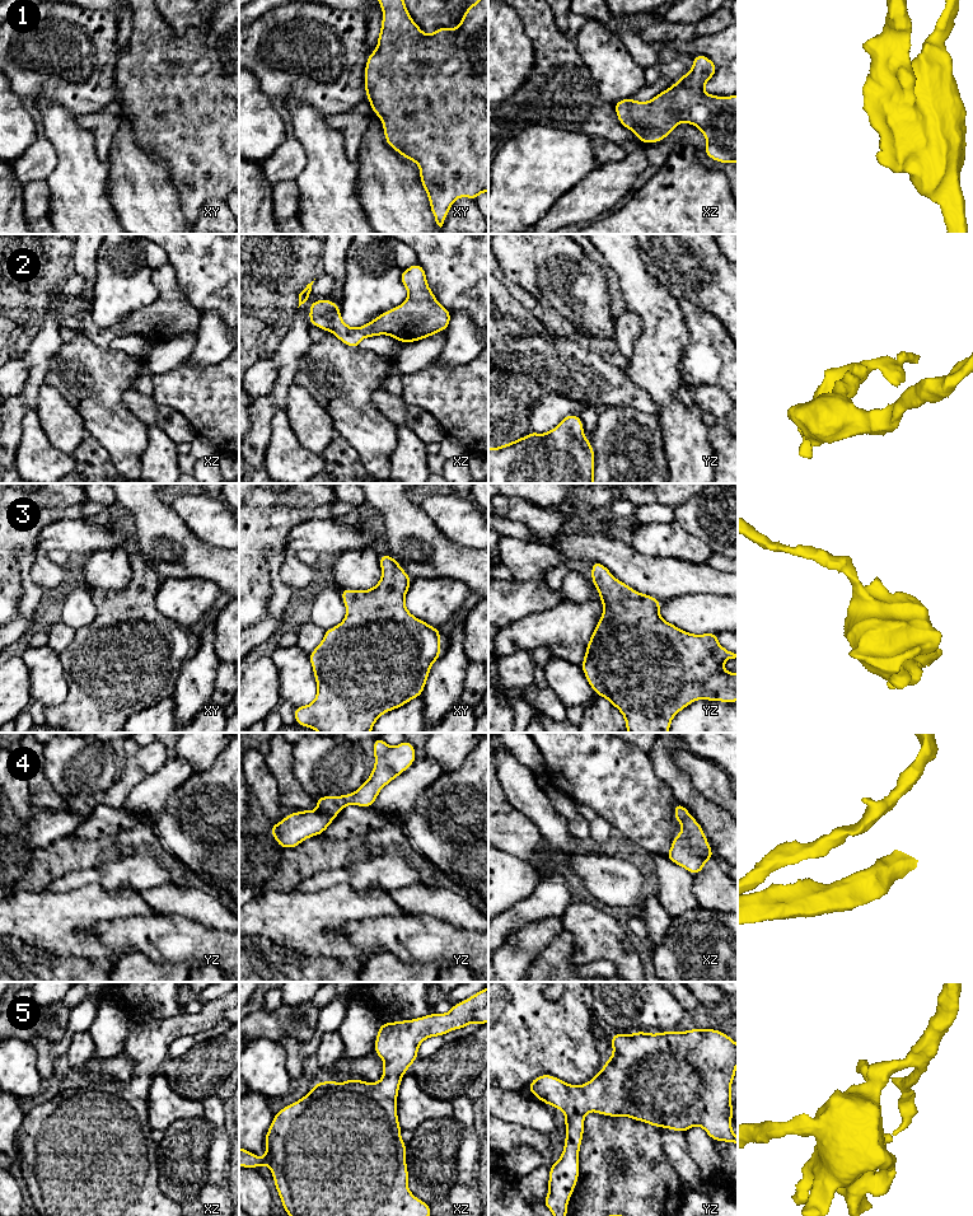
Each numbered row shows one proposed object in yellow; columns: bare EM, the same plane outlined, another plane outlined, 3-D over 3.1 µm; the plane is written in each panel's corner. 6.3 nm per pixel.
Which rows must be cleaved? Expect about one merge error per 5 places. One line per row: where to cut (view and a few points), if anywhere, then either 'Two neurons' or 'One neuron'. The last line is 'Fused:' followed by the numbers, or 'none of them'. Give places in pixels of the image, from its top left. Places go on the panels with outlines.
1: No split. One neuron
2: No split. One neuron
3: No split. One neuron
4: No split. One neuron
5: No split. One neuron
Fused: none of them

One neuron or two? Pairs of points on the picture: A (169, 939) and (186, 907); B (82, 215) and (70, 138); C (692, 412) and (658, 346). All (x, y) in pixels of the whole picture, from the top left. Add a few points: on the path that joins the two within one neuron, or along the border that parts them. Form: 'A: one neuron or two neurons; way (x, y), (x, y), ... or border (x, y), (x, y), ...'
A: two neurons; border (159, 913), (178, 913), (210, 926)
B: one neuron; way (79, 196), (76, 157)
C: one neuron; way (673, 403), (663, 393), (658, 365)

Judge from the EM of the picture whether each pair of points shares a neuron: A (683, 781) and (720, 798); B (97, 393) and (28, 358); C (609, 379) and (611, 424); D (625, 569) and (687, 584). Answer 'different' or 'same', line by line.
A: different
B: different
C: different
D: same

